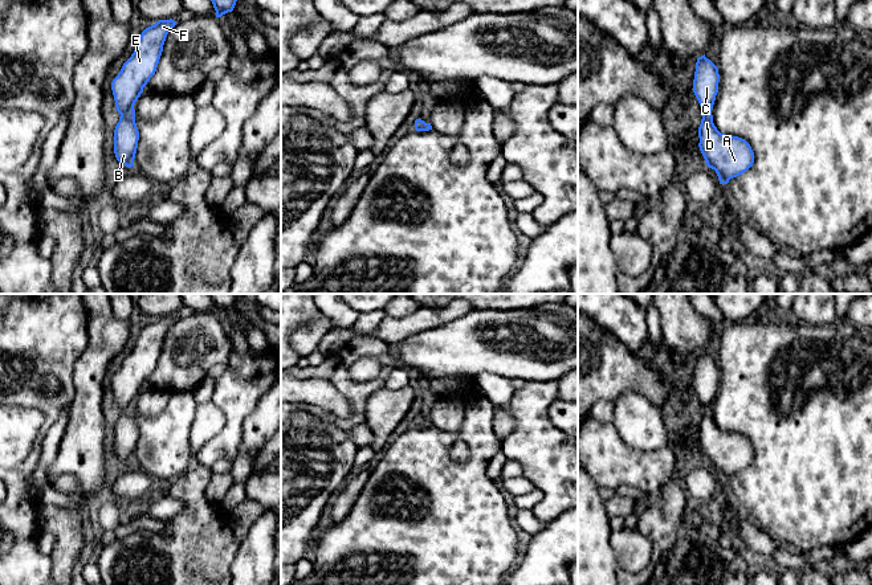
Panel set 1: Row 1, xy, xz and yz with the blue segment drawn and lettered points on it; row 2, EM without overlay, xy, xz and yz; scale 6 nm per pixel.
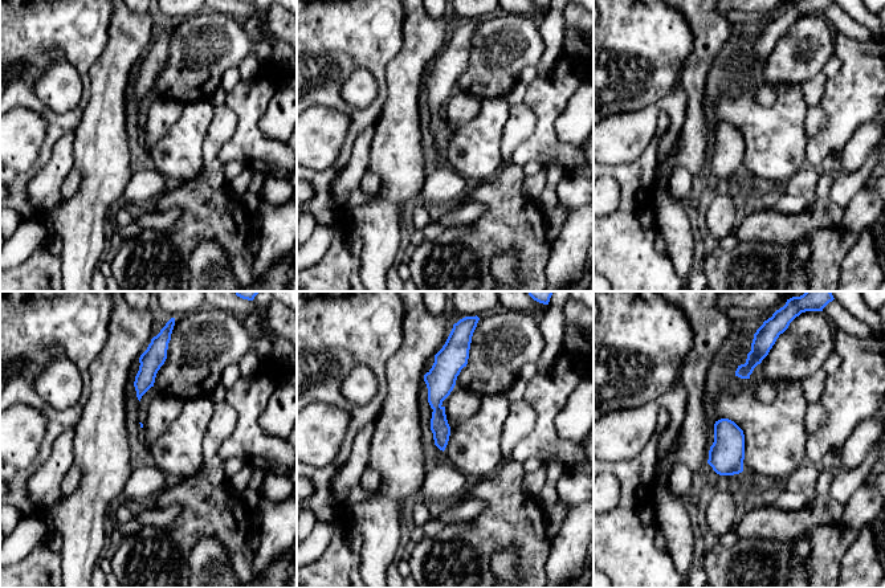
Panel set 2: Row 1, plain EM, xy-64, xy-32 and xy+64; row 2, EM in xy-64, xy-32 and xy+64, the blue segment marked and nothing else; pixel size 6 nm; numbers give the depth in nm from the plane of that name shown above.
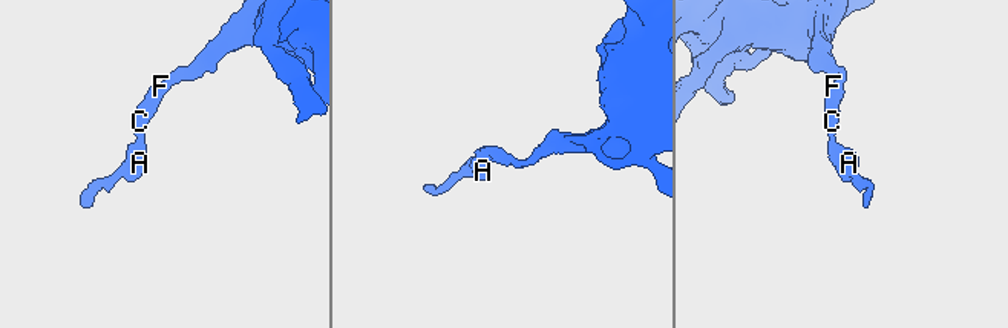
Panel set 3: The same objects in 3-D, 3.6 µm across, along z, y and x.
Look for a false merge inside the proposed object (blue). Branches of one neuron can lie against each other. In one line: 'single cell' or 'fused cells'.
single cell

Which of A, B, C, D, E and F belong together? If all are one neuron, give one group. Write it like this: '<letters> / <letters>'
A B C D E F

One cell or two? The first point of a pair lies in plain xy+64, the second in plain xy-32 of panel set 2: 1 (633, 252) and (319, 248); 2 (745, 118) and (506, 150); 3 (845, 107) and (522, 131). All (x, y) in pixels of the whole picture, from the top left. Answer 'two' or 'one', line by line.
1: two
2: two
3: two

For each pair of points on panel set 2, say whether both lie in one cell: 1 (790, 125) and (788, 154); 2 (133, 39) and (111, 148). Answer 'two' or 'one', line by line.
1: one
2: one

